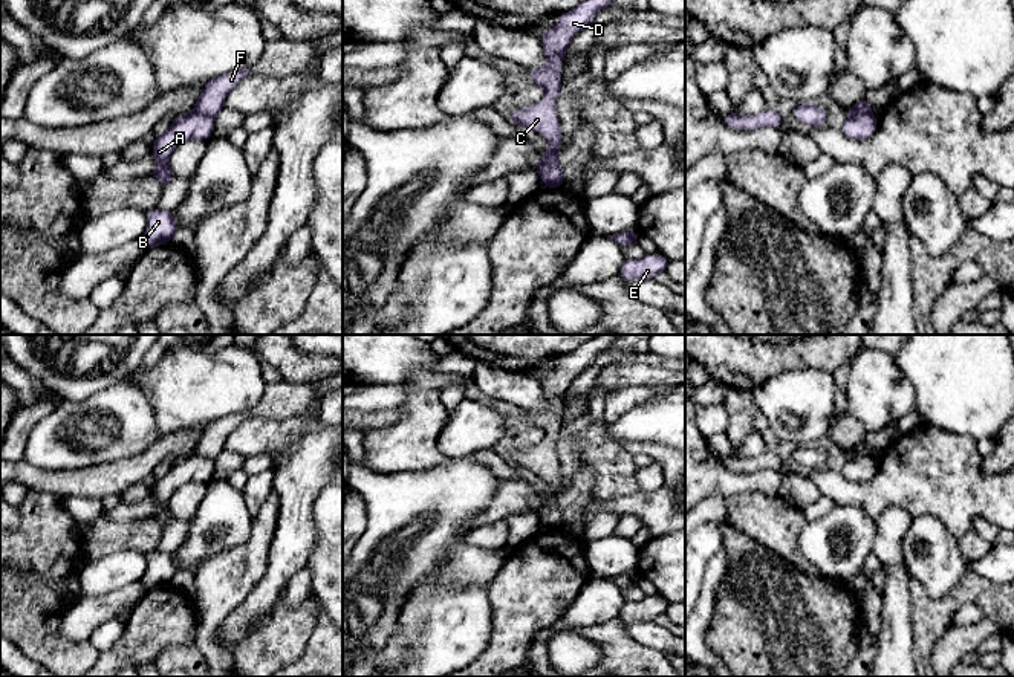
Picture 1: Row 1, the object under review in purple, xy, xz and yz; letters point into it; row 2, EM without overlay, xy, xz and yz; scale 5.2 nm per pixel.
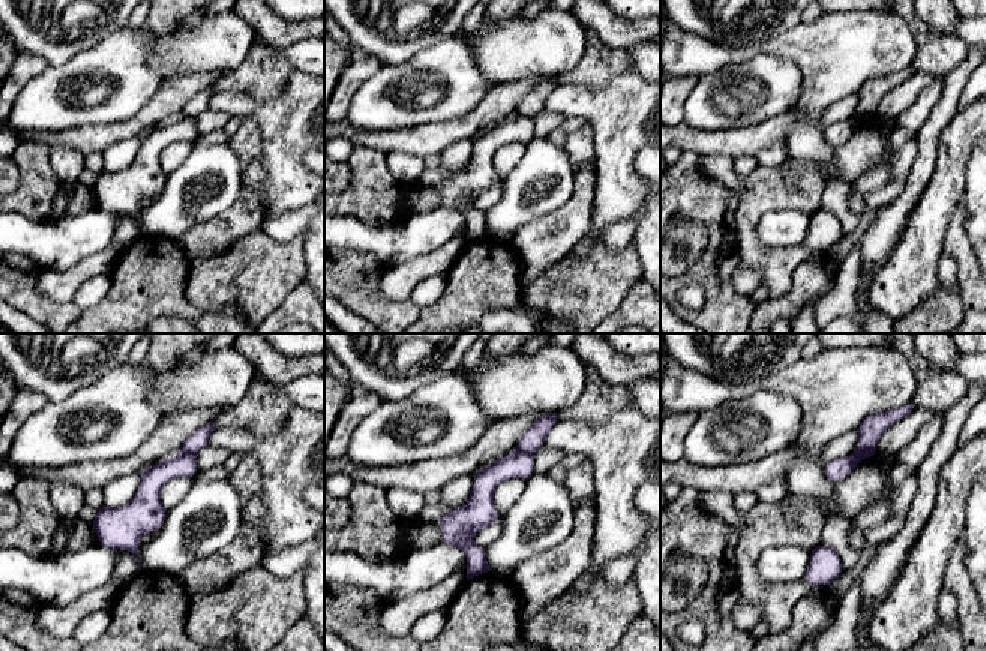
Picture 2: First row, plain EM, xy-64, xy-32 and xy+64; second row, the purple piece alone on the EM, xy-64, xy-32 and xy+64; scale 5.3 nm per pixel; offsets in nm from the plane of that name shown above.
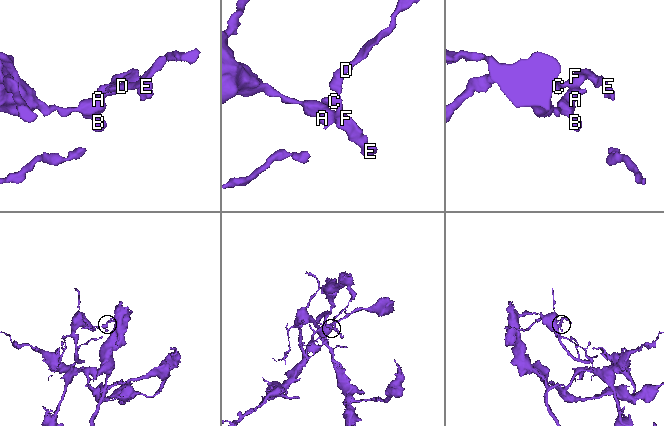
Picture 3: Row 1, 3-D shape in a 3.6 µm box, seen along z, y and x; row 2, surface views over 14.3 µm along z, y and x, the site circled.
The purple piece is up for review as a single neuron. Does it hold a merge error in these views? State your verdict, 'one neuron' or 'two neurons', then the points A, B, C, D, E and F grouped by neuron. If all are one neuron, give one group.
two neurons; groups A B / C D E F

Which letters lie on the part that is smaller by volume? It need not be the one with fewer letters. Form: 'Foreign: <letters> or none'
Foreign: A, B

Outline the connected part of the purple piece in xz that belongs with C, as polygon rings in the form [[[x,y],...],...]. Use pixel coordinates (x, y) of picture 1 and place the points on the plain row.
[[[596,335],[572,353],[560,358],[557,365],[540,381],[548,407],[529,411],[532,425],[544,431],[543,442],[506,457],[518,469],[529,469],[548,483],[549,491],[540,497],[538,515],[544,530],[561,530],[564,526],[558,504],[564,475],[560,472],[560,462],[555,455],[555,442],[563,429],[560,407],[564,403],[572,381],[589,368],[601,351],[610,348],[618,338],[619,335]]]

